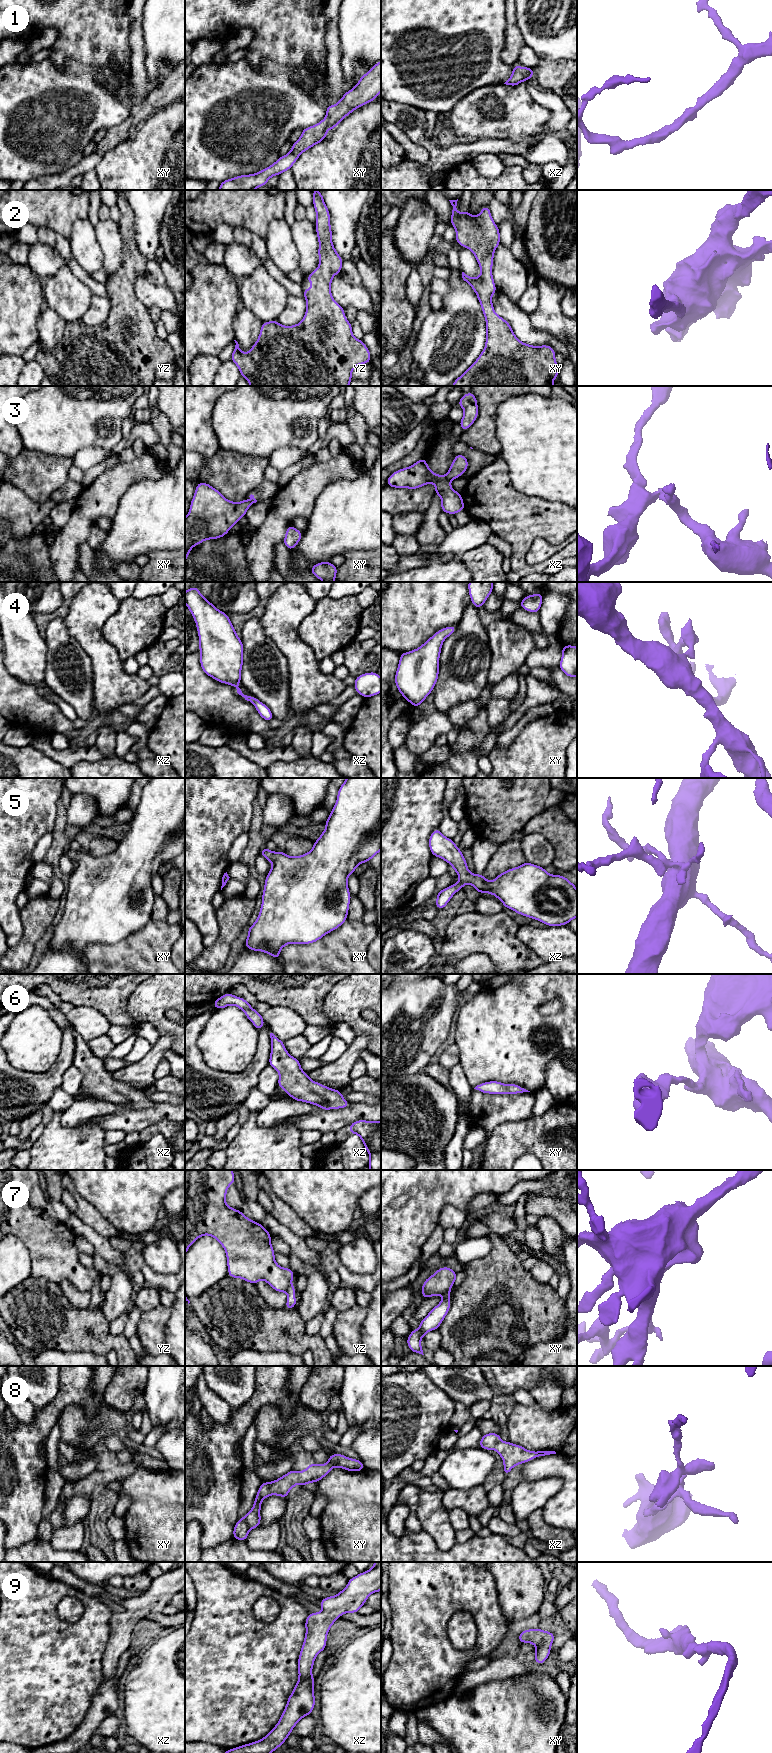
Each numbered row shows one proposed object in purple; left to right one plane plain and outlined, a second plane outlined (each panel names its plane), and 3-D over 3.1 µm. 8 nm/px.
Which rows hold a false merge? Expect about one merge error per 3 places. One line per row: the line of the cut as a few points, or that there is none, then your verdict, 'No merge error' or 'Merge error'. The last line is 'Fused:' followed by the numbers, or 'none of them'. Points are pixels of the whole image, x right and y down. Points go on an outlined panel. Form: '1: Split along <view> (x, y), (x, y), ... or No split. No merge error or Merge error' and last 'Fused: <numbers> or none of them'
1: No split. No merge error
2: No split. No merge error
3: Split along xz (445, 477), (448, 481). Merge error
4: No split. No merge error
5: No split. No merge error
6: No split. No merge error
7: Split along xy (449, 1289), (443, 1296). Merge error
8: No split. No merge error
9: No split. No merge error
Fused: 3, 7

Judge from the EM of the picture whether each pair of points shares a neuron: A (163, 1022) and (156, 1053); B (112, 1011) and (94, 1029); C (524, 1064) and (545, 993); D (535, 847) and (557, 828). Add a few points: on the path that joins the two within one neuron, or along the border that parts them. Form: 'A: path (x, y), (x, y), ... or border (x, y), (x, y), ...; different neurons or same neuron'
A: border (160, 1034), (170, 1034), (173, 1037), (171, 1049); different neurons
B: border (85, 1006), (91, 1006), (100, 1011), (111, 1024); different neurons
C: path (524, 1046), (524, 1014), (527, 1011); same neuron
D: border (524, 834), (539, 833), (552, 846), (553, 860); different neurons

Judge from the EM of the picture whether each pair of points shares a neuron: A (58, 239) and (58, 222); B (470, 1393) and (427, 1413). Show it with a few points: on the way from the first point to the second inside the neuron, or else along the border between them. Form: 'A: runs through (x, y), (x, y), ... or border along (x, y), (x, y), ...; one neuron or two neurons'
A: border along (38, 227), (46, 227), (56, 231), (68, 240); two neurons
B: border along (436, 1385), (455, 1402); two neurons

